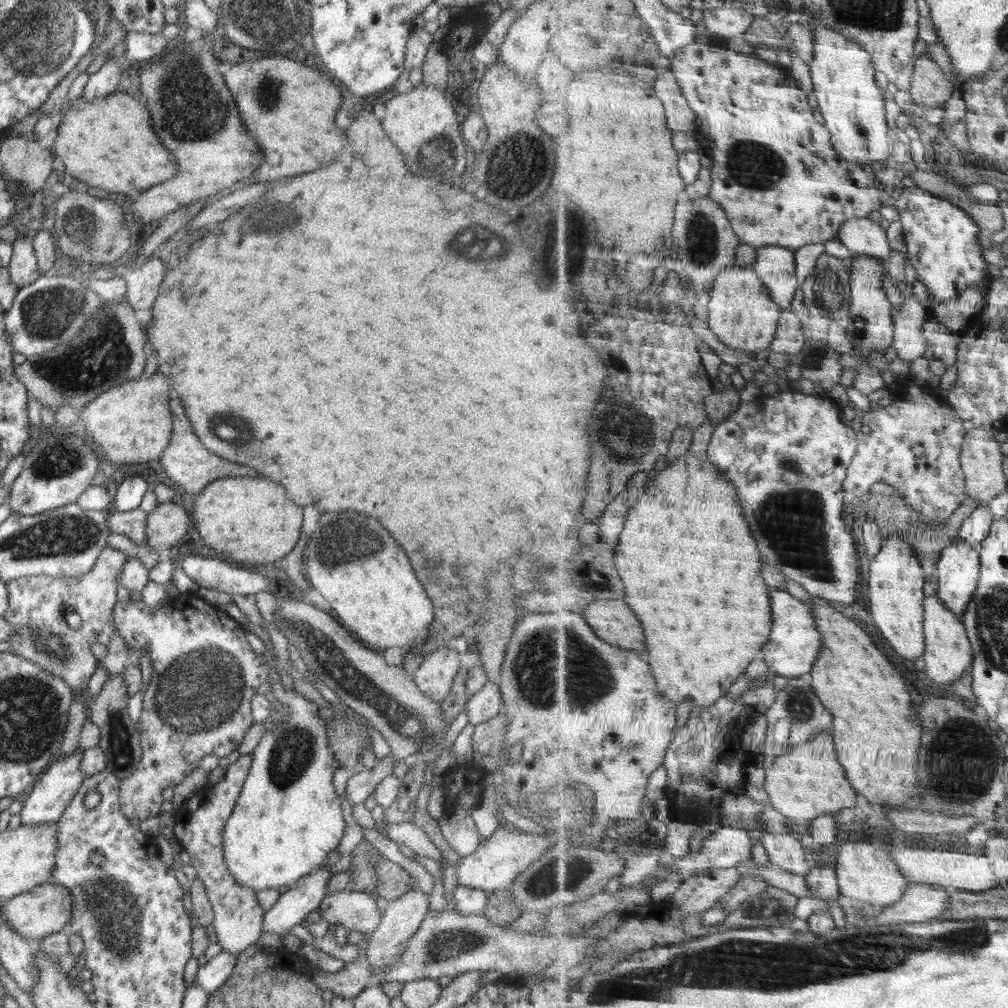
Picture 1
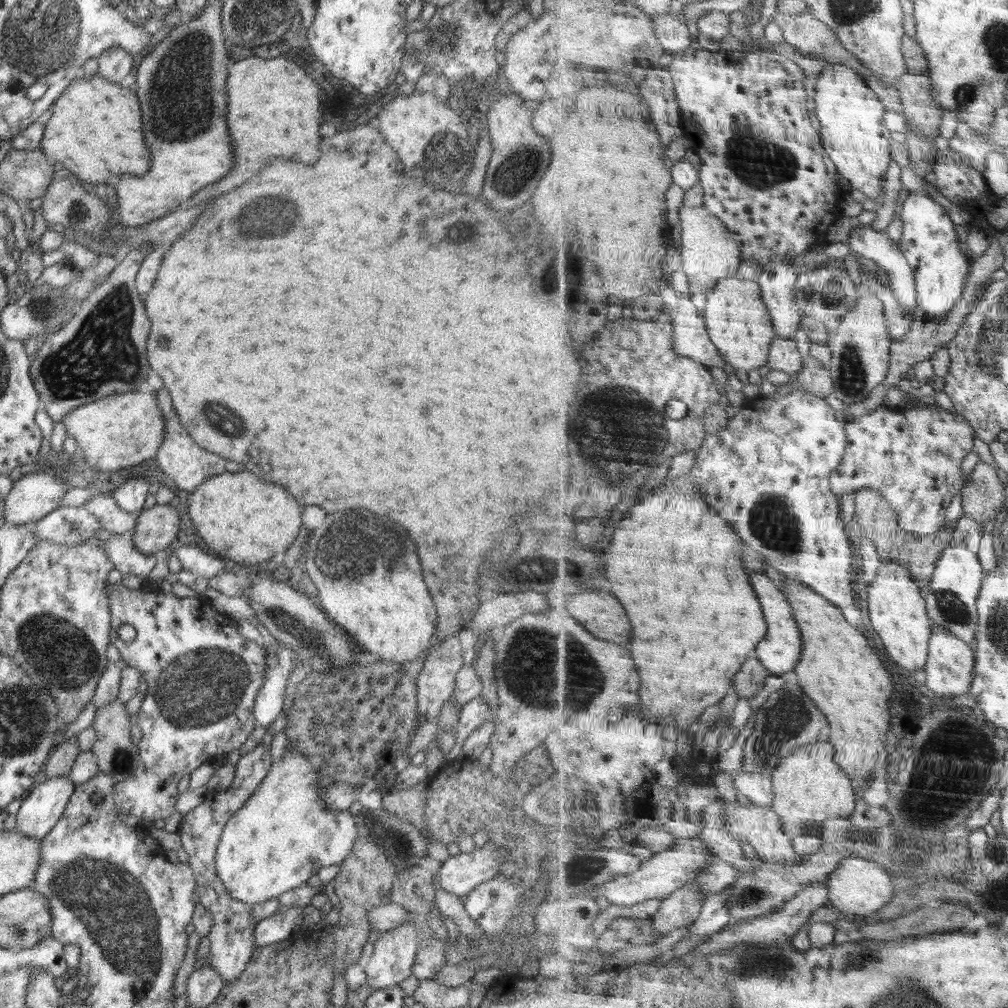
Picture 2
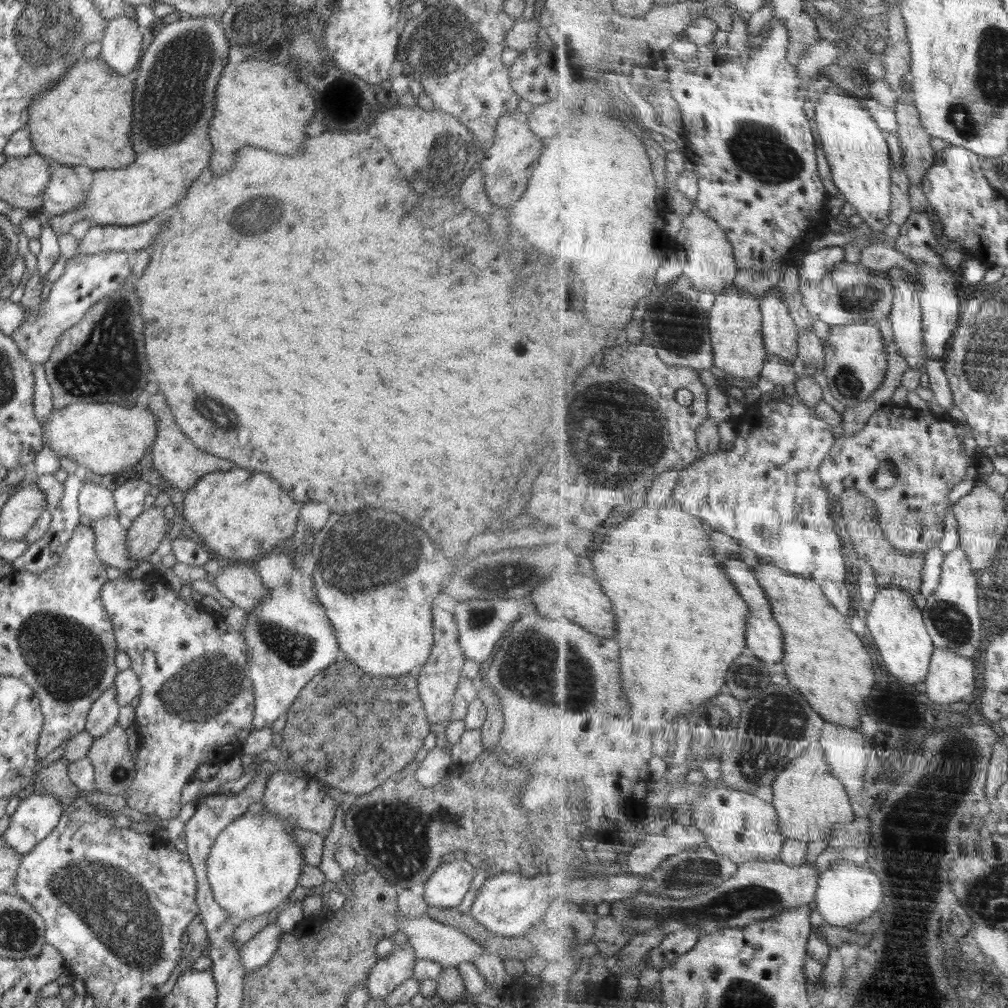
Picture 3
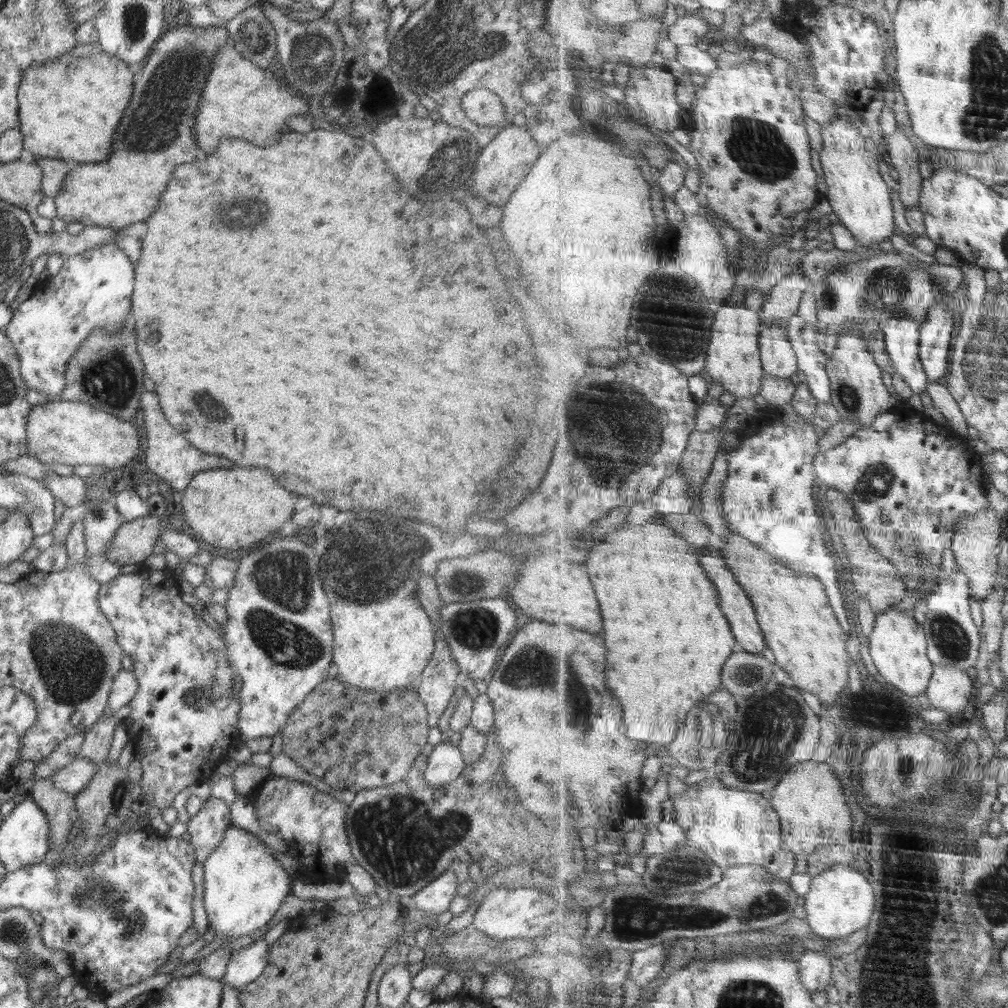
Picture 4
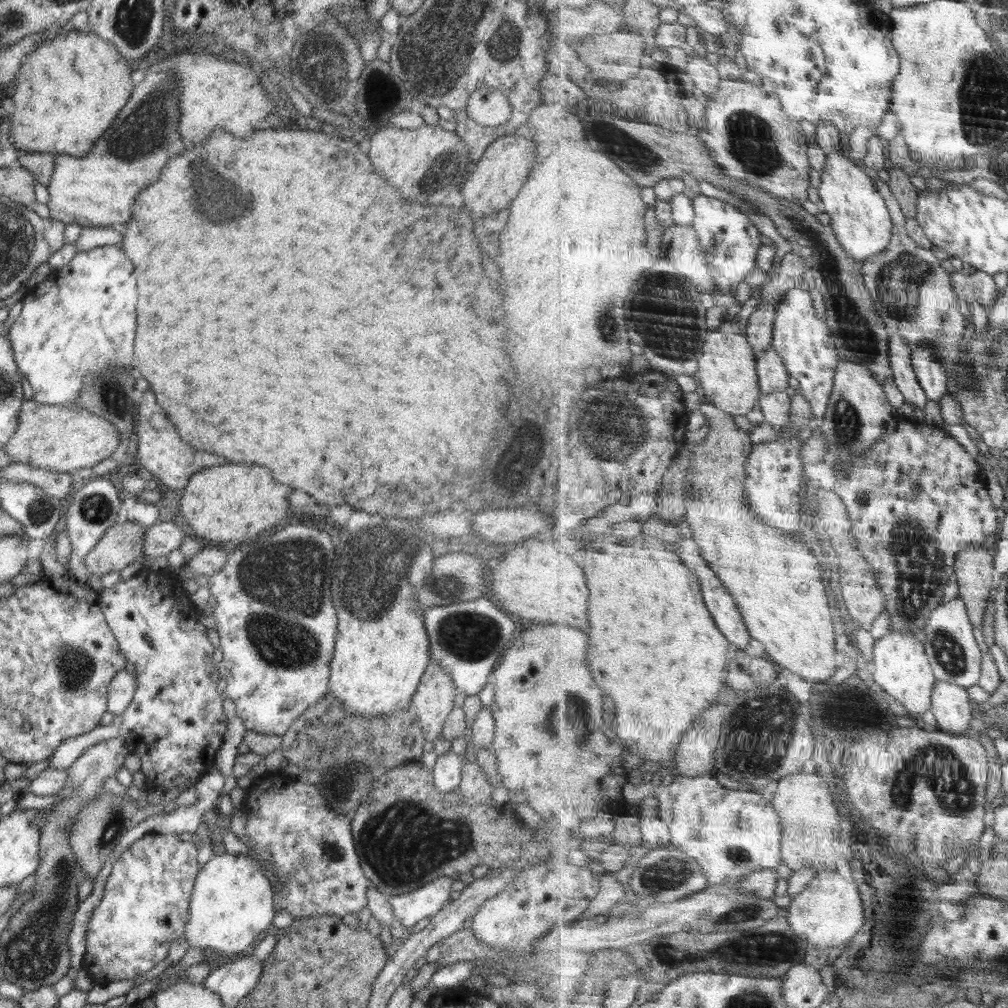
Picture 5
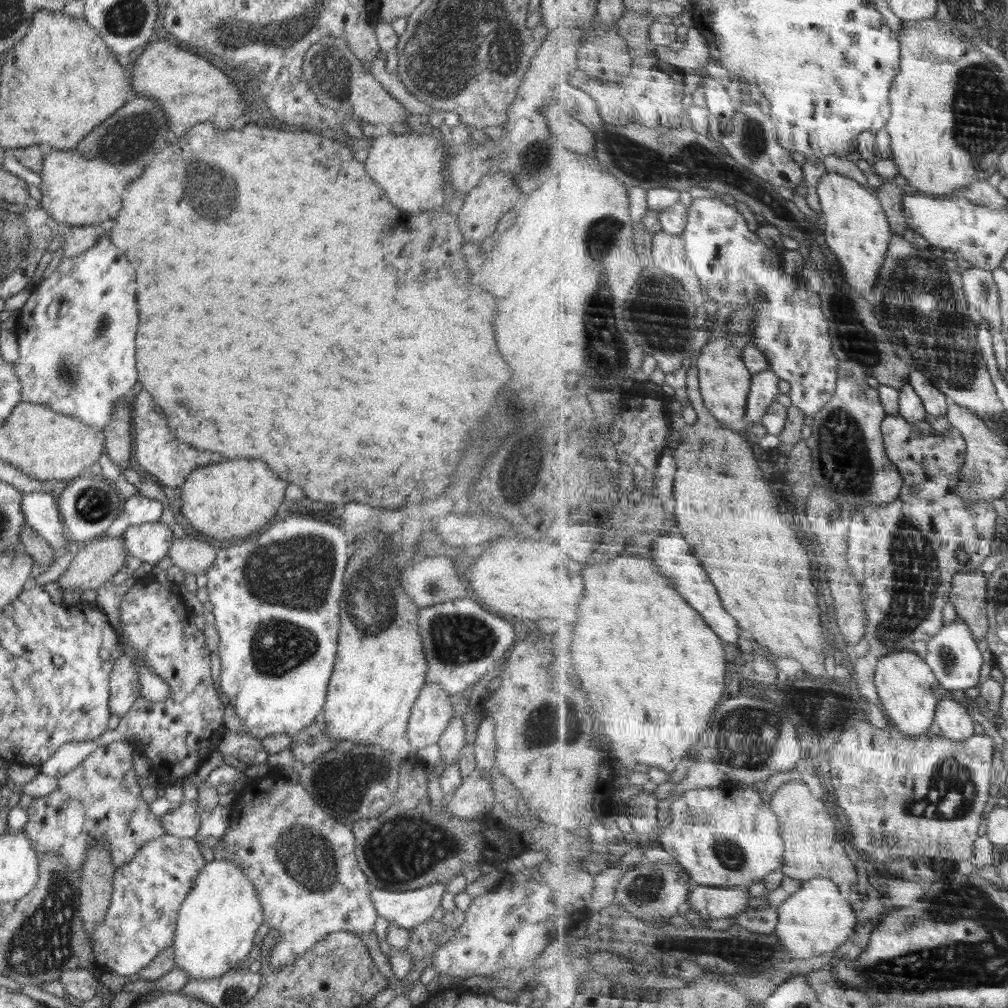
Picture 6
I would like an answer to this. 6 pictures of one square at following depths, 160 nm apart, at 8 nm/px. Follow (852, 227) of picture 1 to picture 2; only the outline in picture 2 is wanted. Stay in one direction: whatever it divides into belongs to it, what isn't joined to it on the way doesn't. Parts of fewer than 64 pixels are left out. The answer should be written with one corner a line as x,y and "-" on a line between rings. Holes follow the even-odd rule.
863,224
851,231
848,243
852,251
859,253
860,256
864,256
866,259
875,261
877,265
887,270
890,287
895,290
898,300
907,308
907,315
913,322
916,322
918,318
922,318
923,314
921,314
918,302
916,273
909,264
908,258
904,255
904,251
900,248
900,244
889,238
886,232
878,232
878,230
874,230
872,225

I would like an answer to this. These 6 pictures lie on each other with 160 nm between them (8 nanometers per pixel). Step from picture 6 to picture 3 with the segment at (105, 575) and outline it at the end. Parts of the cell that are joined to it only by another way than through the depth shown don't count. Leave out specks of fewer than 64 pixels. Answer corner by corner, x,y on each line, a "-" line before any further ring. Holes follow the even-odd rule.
152,507
143,510
127,530
126,548
131,559
142,562
151,558
151,554
160,546
168,533
168,519
164,509

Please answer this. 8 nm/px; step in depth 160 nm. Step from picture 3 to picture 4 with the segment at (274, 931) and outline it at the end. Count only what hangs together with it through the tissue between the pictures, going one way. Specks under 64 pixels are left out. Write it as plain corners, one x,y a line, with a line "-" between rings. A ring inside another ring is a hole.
258,939
253,943
231,953
225,975
220,982
242,990
243,986
255,981
266,968
269,945
266,940

